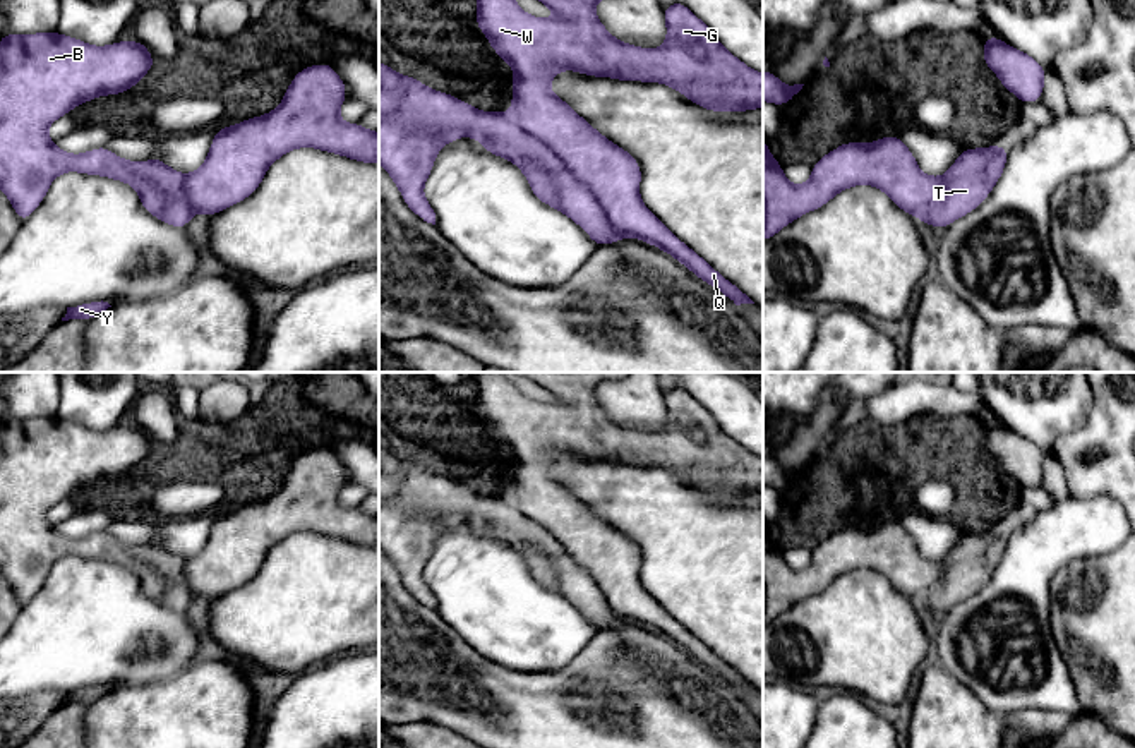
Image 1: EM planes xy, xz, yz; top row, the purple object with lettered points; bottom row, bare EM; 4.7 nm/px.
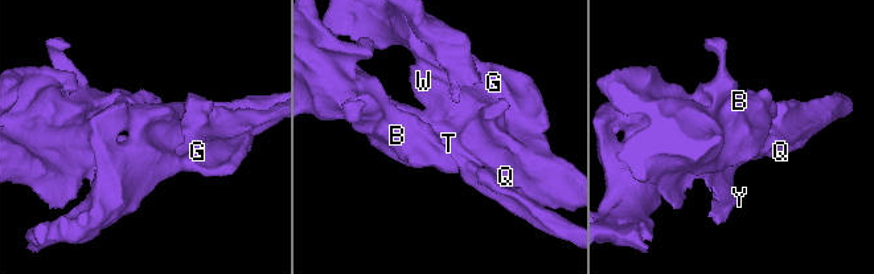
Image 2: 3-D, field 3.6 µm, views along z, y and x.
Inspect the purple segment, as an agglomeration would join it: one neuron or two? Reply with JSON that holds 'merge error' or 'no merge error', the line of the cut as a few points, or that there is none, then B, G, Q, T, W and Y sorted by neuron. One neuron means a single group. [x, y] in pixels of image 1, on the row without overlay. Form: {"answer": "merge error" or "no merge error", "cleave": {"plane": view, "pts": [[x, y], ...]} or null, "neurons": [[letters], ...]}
{"answer": "no merge error", "cleave": null, "neurons": [["B", "G", "Q", "T", "W", "Y"]]}

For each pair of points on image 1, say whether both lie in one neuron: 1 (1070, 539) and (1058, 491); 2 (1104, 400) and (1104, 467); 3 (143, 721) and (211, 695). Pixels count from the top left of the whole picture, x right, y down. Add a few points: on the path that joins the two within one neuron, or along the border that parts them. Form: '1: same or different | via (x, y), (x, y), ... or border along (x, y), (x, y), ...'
1: different | border along (1067, 494), (1055, 503)
2: same | via (1110, 417), (1110, 450)
3: same | via (160, 721), (186, 721), (194, 712)

